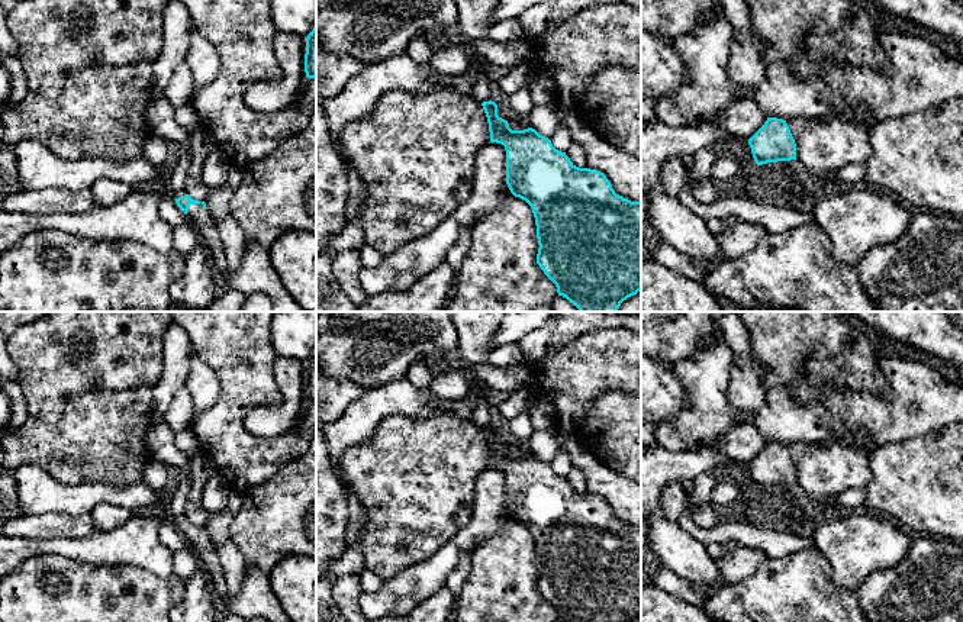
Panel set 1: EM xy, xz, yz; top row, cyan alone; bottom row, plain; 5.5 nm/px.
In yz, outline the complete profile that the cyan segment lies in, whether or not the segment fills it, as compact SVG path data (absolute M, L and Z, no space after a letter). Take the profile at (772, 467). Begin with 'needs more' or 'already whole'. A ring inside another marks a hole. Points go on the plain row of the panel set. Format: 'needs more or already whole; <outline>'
already whole; M767 442L748 470L757 490L796 484L796 468L783 444Z

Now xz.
already whole; M492 425L482 428L487 442L490 467L502 468L506 476L506 509L515 522L525 525L534 538L538 563L537 589L555 609L558 621L563 622L631 622L641 615L641 526L631 526L616 519L606 500L598 494L576 492L566 477L555 474L551 465L535 454L512 455L508 445L497 441L497 429Z

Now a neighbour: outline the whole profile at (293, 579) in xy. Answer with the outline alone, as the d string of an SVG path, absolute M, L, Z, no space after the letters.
M303 555L286 557L267 577L292 622L316 622L316 560Z

